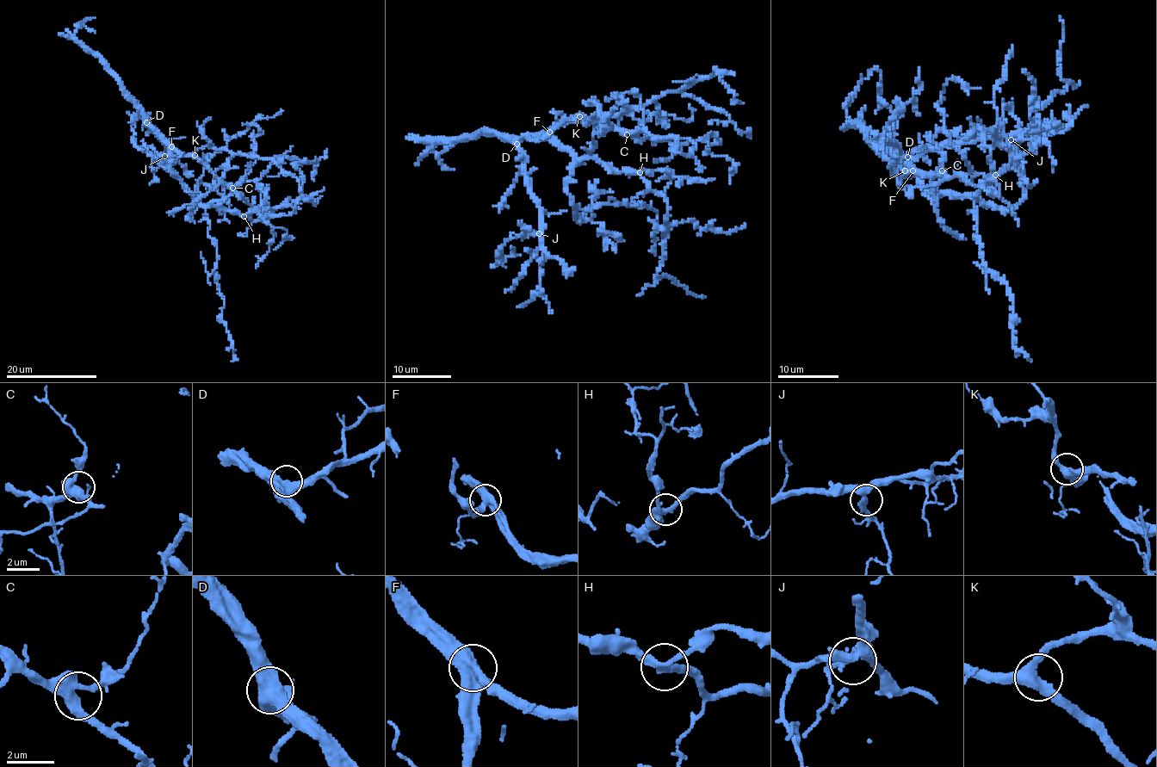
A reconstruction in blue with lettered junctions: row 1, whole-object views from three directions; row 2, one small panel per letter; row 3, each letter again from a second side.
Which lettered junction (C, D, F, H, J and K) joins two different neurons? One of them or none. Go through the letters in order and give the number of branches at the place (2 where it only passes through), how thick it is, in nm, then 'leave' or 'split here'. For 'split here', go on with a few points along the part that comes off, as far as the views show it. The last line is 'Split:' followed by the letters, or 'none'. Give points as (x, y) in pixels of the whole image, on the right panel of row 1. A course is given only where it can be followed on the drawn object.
C: 3 | 400 nm | leave
D: 3 | 500 nm | leave
F: 3 | 440 nm | leave
H: 3 | 260 nm | leave
J: 3 | 360 nm | leave
K: 3 | 400 nm | leave
Split: none

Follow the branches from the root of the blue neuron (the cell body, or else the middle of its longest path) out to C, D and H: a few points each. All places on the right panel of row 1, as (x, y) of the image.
C: (924, 185), (915, 172), (908, 176), (908, 170), (933, 176), (942, 170)
D: (924, 185), (919, 175), (906, 161), (907, 157)
H: (924, 185), (931, 191), (960, 196), (968, 194), (974, 198), (978, 190), (991, 182), (992, 176), (995, 175)

